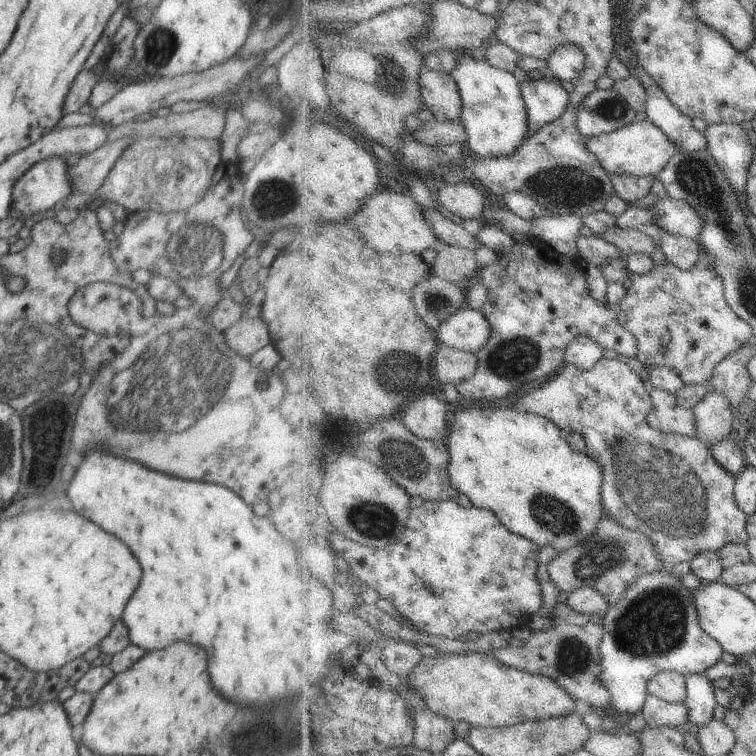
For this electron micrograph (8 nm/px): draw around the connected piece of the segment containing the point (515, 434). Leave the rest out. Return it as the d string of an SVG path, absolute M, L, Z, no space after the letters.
M491 404L485 408L458 406L452 410L445 441L451 453L449 473L452 484L467 495L474 506L493 510L515 533L532 539L540 546L552 546L562 554L588 542L598 532L599 522L606 514L603 464L586 453L572 450L566 442L565 432L556 421L542 415L523 413L516 408L494 408Z

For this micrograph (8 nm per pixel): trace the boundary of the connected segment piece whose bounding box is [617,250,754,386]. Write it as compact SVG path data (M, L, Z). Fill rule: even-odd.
M704 250L701 259L692 270L681 269L675 262L655 266L647 275L628 272L632 280L632 289L627 298L618 306L619 321L631 330L639 342L637 358L649 369L655 366L675 368L687 386L708 385L715 377L716 369L730 355L739 351L753 336L753 328L742 318L727 299L727 288L724 277L717 271L717 256ZM662 348L670 348L667 354Z

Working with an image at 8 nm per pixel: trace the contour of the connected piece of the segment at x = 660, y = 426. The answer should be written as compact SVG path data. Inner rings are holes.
M680 404L666 411L655 408L649 421L654 428L664 433L676 433L689 437L696 437L698 434L695 409L686 408Z

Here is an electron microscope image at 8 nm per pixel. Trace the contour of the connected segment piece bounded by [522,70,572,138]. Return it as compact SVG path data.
M550 70L545 73L548 76L546 79L527 80L522 84L531 118L529 138L564 116L572 98L572 93L568 92L564 86L560 86L556 80L549 79L549 77L557 79L556 75Z

